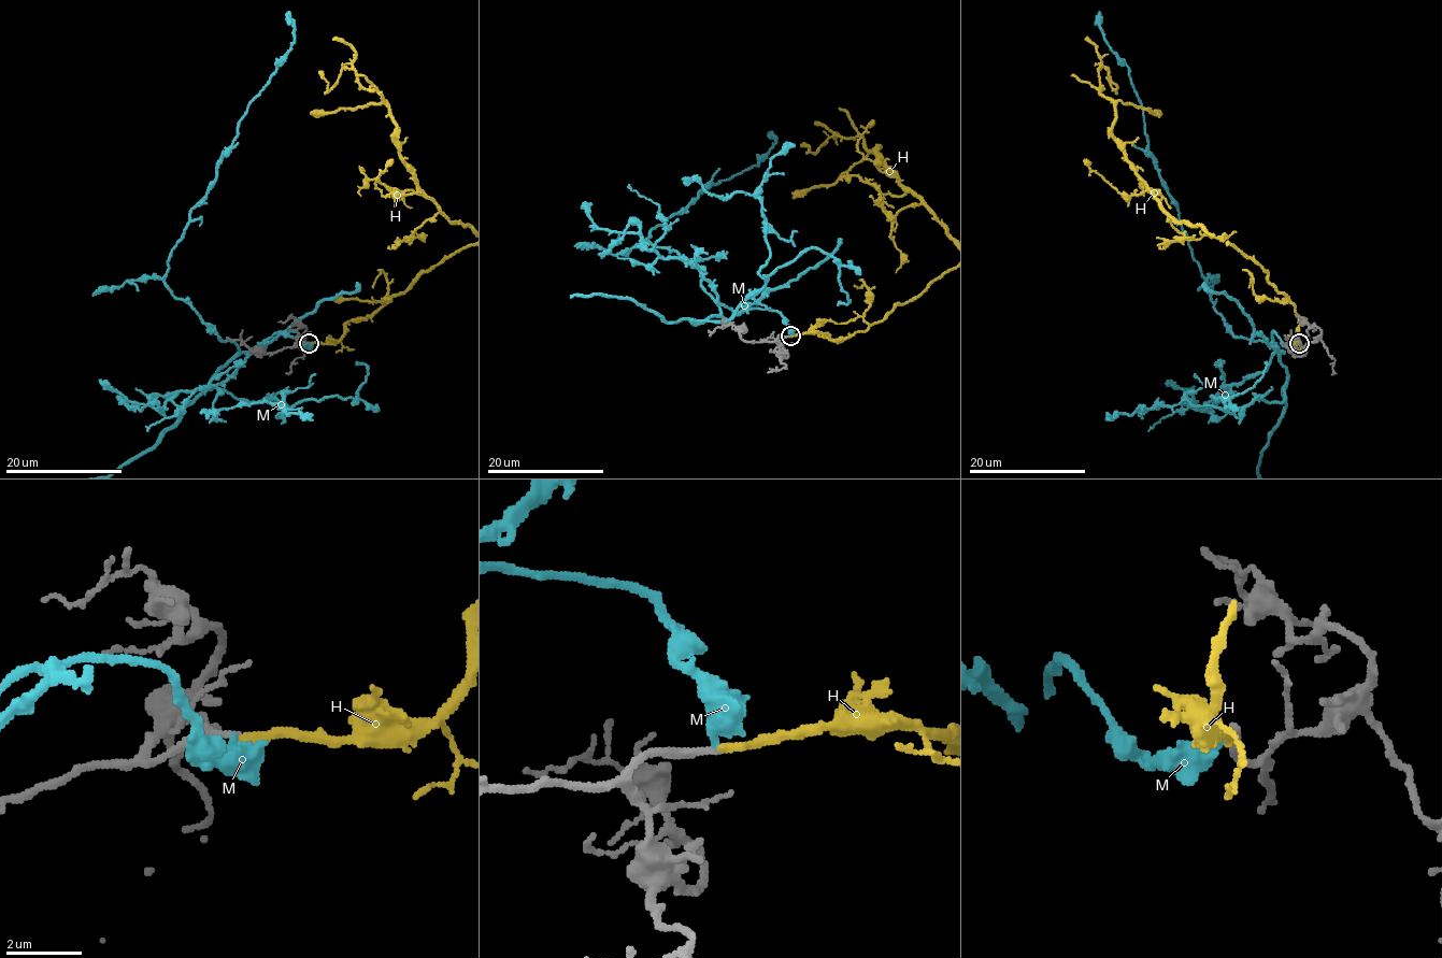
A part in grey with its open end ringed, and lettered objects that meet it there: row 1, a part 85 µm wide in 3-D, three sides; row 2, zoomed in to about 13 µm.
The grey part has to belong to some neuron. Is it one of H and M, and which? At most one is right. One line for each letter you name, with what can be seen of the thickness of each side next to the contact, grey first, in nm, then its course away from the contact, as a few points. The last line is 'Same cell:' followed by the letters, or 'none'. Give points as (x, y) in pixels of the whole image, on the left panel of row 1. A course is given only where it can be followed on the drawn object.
H: 200 nm thick on the grey side, 240 nm on the other
Same cell: H

